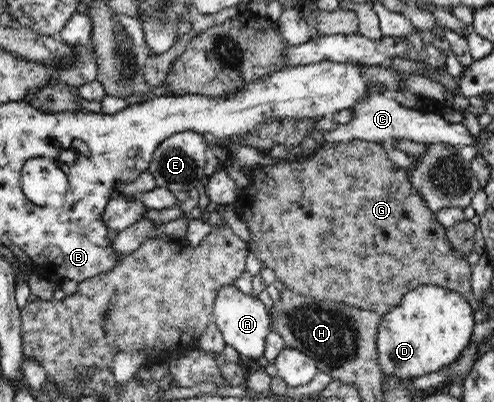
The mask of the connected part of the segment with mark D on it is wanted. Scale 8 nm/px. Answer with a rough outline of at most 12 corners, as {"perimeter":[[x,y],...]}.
{"perimeter":[[404,293],[380,319],[383,374],[410,380],[462,355],[475,323],[460,293]]}

